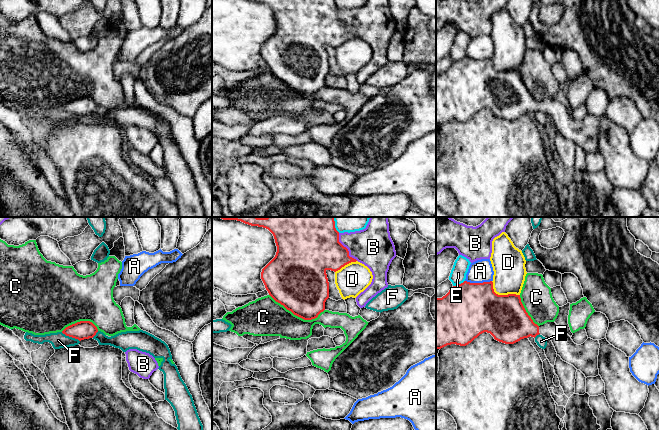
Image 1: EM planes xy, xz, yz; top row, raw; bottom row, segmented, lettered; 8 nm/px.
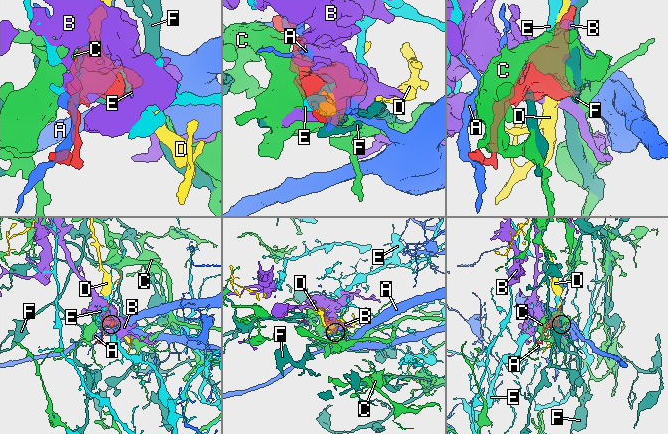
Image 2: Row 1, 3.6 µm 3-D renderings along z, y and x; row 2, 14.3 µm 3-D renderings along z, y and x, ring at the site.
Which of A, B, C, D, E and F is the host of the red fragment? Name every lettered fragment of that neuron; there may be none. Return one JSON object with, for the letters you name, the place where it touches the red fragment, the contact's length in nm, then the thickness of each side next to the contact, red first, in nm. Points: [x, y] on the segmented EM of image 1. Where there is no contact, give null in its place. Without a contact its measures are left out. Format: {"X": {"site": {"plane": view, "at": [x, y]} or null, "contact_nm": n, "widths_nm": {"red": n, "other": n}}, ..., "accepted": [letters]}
{"accepted": []}

